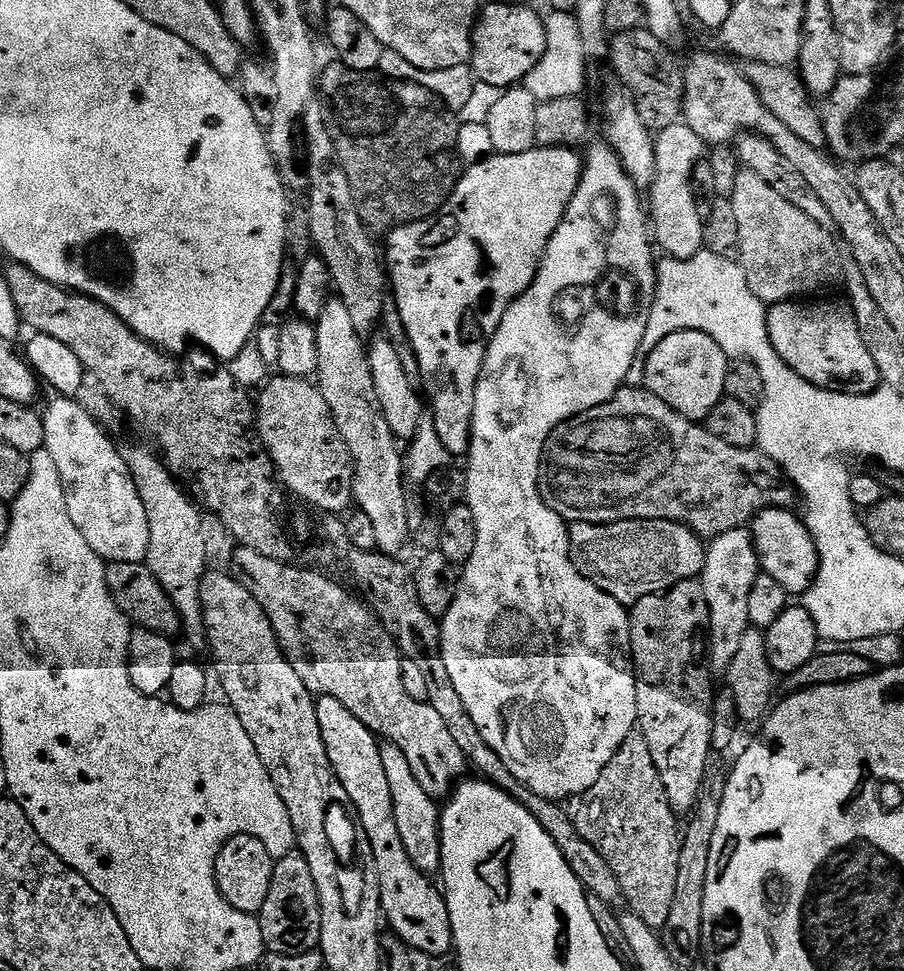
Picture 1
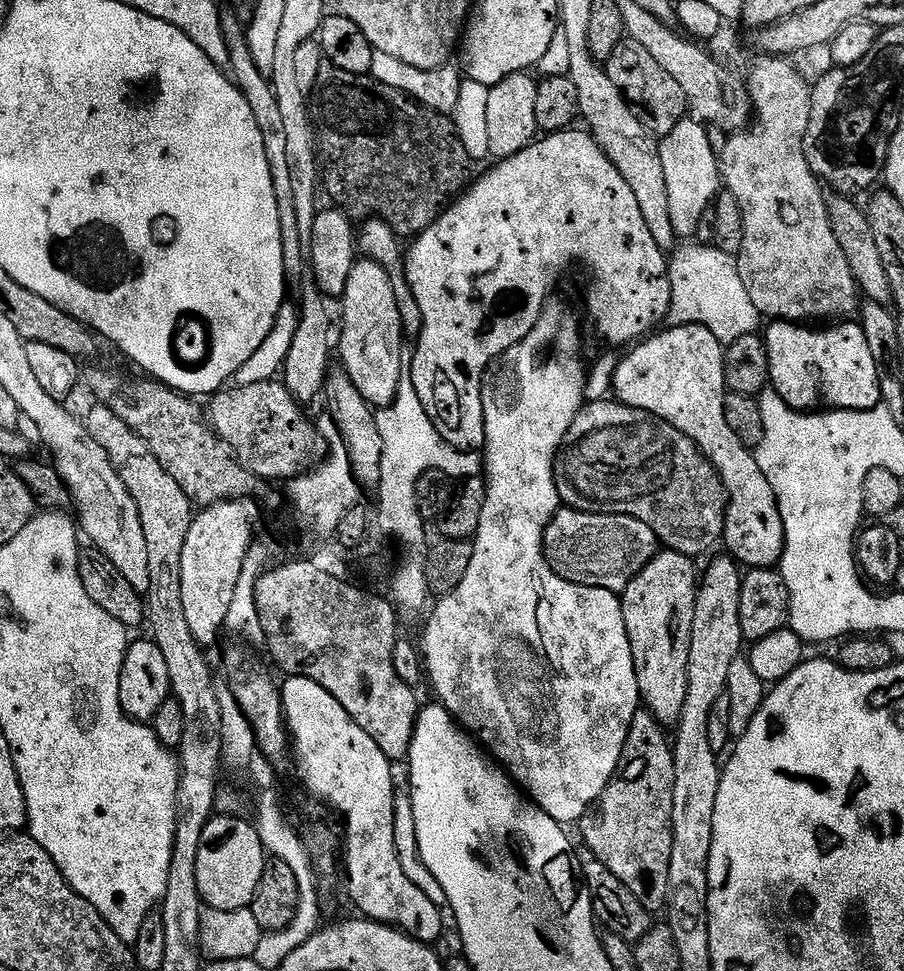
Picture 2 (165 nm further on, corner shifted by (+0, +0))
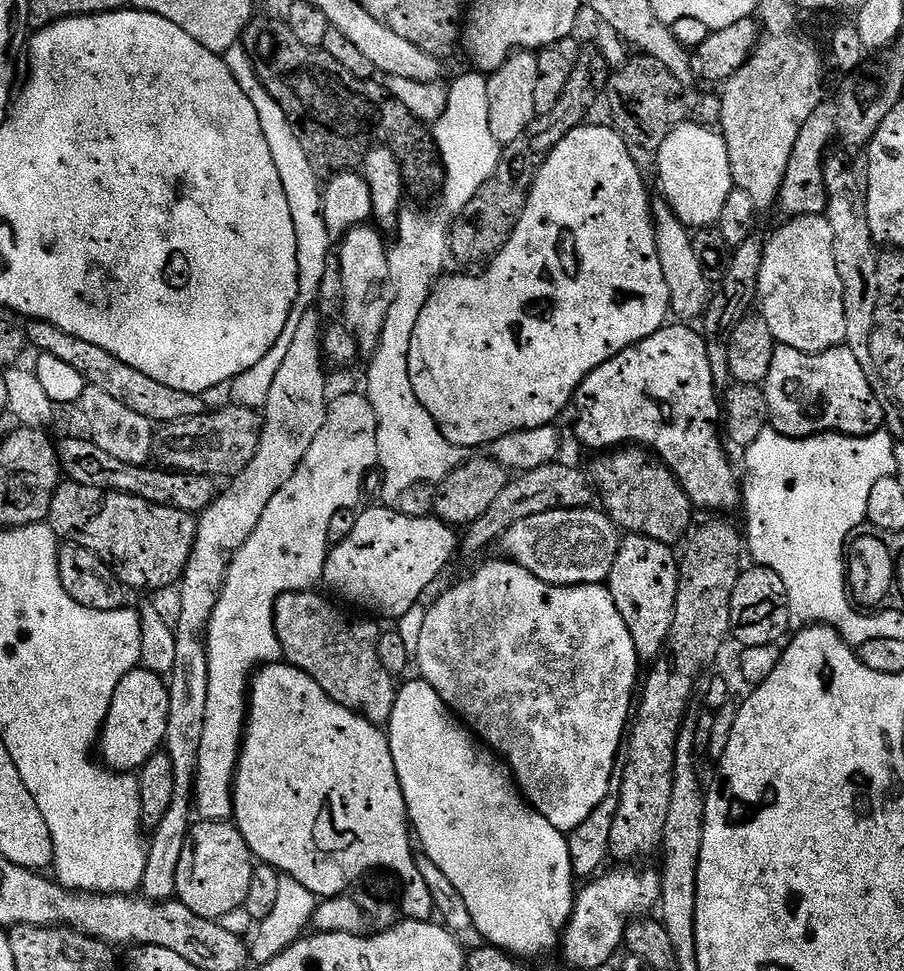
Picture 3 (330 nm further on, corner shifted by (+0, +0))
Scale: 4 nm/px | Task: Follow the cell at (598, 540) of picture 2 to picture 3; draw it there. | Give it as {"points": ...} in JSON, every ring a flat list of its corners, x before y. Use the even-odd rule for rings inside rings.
{"points":[[595,507,574,510,550,510,546,514,534,514,534,518,522,518,518,526,510,526,502,537,503,555,513,564,525,568,534,578,557,588,575,589,577,586,604,584,612,572,622,543,621,529,603,510]]}

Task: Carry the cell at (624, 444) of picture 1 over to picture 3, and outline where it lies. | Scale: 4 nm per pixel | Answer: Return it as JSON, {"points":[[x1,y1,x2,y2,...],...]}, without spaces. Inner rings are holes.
{"points":[[639,446,609,451,593,462,590,479,599,503,600,500,604,503,601,504,603,511,617,528,669,546,676,546,680,539,683,541,689,535,693,527,693,502,682,490,676,475,653,453]]}

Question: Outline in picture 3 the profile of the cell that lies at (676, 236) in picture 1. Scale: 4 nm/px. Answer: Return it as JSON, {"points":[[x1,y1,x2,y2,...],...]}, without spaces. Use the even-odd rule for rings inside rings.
{"points":[[685,122,674,129,666,142,662,142,654,160,660,171,663,199,667,200,677,218,692,230,719,225,722,206,726,206,726,198,734,187,723,135,711,128]]}

